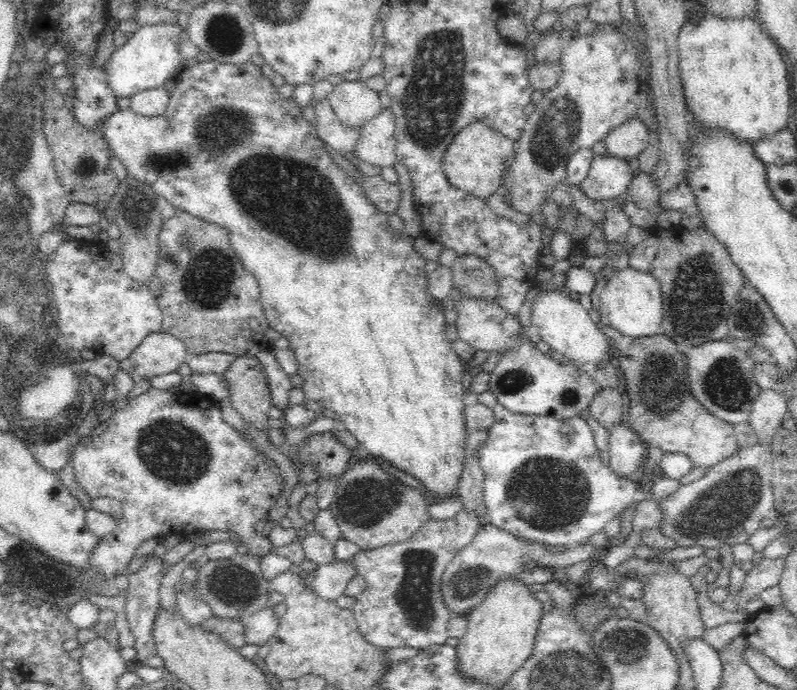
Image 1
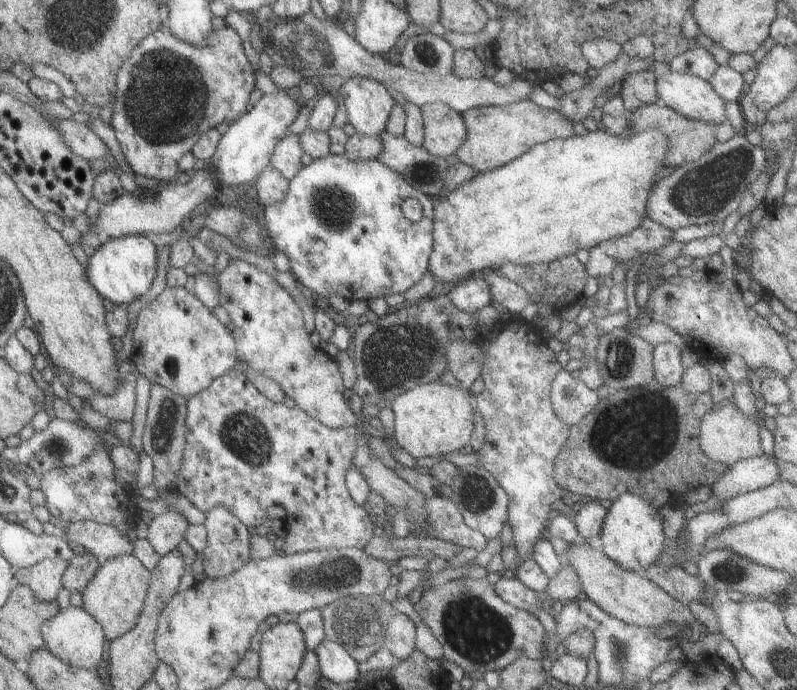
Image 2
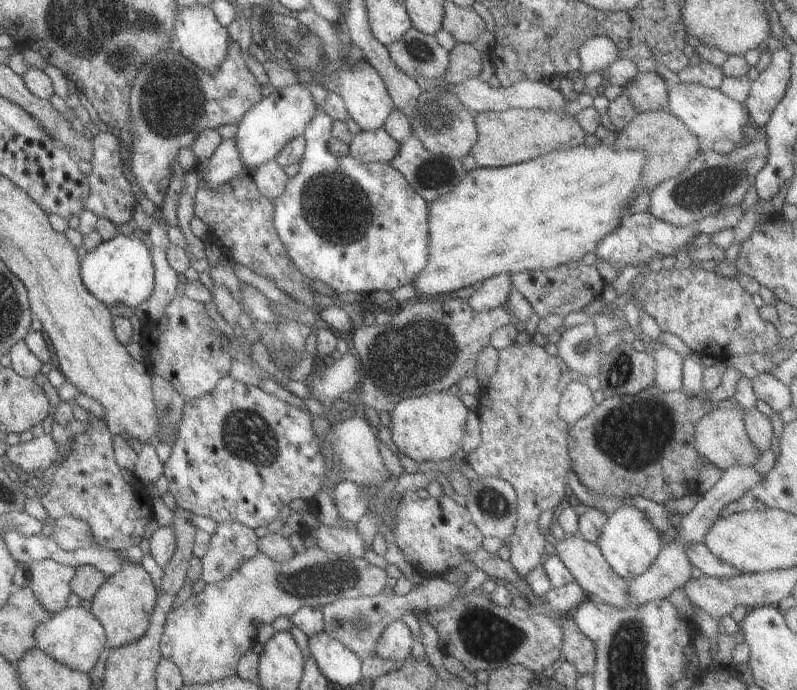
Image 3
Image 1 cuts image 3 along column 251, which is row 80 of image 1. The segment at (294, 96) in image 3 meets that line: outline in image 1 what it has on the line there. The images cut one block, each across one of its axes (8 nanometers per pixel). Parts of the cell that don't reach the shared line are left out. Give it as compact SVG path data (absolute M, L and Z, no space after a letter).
M184 21L158 22L142 25L129 35L124 45L115 47L110 59L104 64L108 85L116 98L134 96L151 88L158 88L164 84L170 85L177 77L182 57L178 51L178 40L184 34Z

